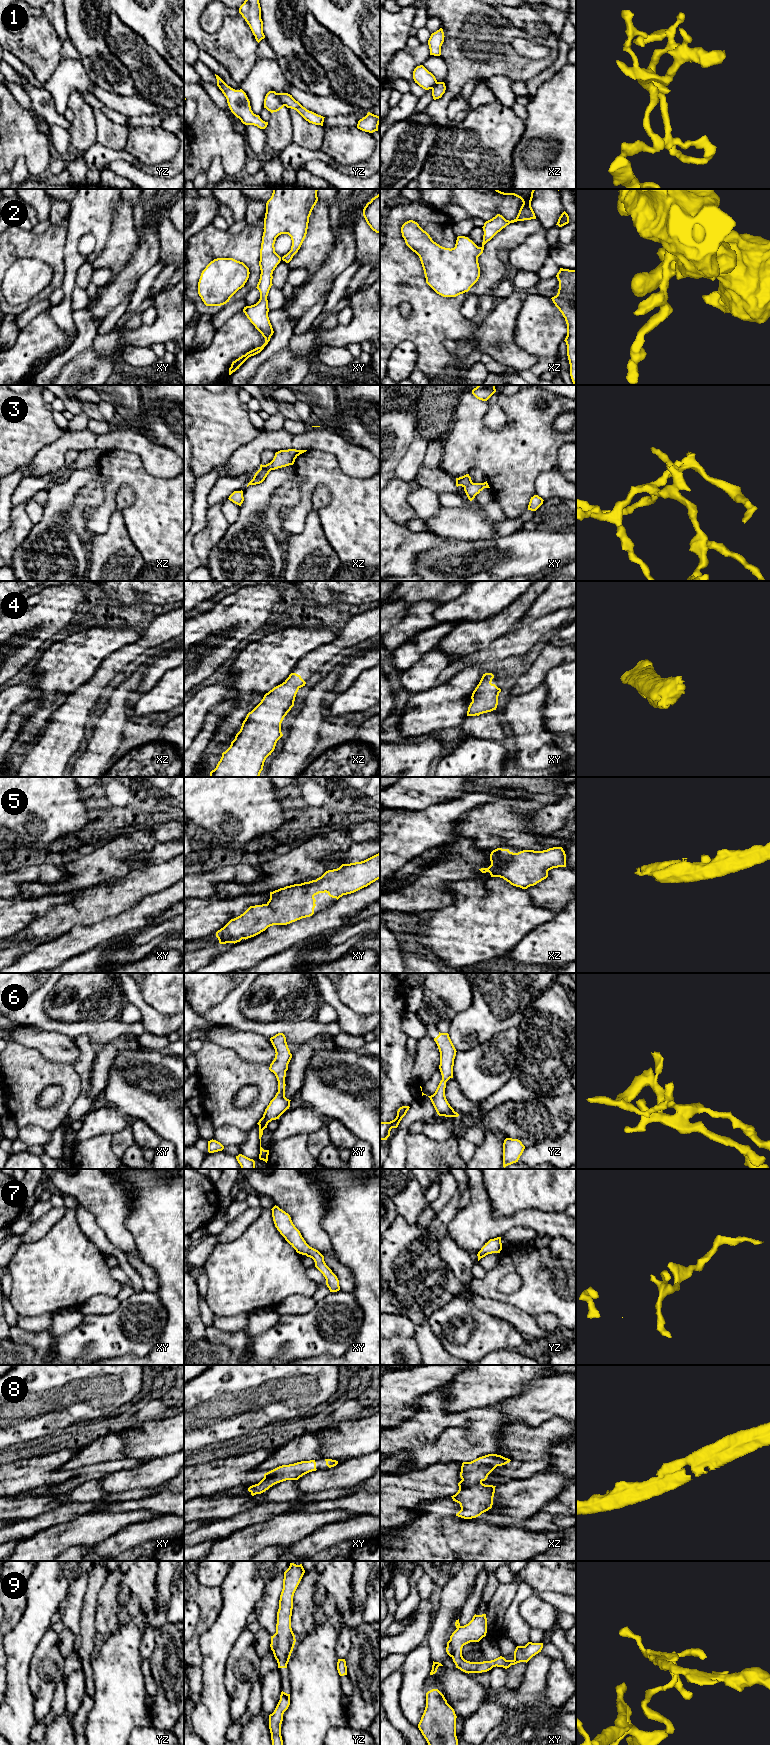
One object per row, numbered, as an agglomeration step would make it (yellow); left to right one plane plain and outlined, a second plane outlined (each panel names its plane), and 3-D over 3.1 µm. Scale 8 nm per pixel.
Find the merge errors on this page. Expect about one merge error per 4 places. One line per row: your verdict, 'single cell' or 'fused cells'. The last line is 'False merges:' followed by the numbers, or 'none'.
1: fused cells
2: single cell
3: fused cells
4: single cell
5: single cell
6: single cell
7: single cell
8: single cell
9: fused cells
False merges: 1, 3, 9

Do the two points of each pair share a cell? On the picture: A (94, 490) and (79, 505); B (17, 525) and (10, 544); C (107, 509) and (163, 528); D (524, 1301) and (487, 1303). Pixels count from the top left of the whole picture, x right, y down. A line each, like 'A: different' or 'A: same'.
A: same
B: same
C: same
D: different

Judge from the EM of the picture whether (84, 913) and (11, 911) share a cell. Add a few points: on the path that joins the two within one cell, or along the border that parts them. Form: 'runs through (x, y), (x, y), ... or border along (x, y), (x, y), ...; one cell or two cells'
border along (55, 905), (28, 926); two cells

